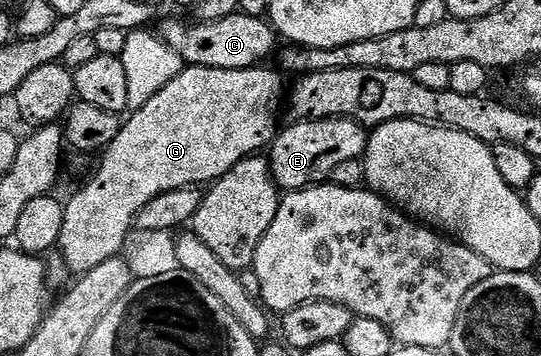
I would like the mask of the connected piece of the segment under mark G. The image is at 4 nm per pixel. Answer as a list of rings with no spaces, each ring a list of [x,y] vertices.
[[[185,65],[181,74],[174,76],[170,80],[170,84],[166,84],[166,88],[162,88],[162,92],[158,92],[158,96],[154,96],[154,100],[146,100],[146,104],[142,108],[131,111],[127,115],[126,121],[121,125],[118,136],[114,136],[114,144],[110,144],[99,155],[100,163],[96,166],[96,171],[88,178],[88,183],[73,196],[64,202],[64,215],[62,216],[62,236],[58,243],[58,255],[64,261],[66,269],[72,273],[72,276],[79,276],[90,272],[94,268],[98,268],[98,264],[102,264],[106,260],[117,257],[121,253],[120,249],[124,246],[124,241],[128,238],[128,233],[133,233],[134,223],[138,212],[142,212],[145,204],[150,204],[150,200],[154,200],[154,196],[162,196],[162,192],[174,192],[174,188],[186,188],[187,186],[203,187],[205,184],[217,182],[219,178],[224,178],[230,172],[230,168],[234,168],[243,158],[253,157],[263,148],[271,147],[272,139],[278,133],[278,125],[276,126],[276,113],[281,113],[282,99],[286,94],[286,86],[284,90],[285,79],[281,77],[275,69],[264,70],[268,68],[253,68],[251,70],[223,70],[222,68],[202,68],[201,66]]]

